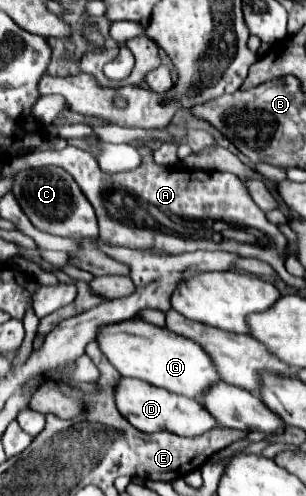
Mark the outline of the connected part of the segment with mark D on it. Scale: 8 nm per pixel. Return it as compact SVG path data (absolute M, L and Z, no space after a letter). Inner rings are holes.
M122 377L114 387L114 397L116 397L116 407L124 415L124 419L128 419L134 427L138 427L140 431L146 431L146 433L172 431L176 435L194 437L194 435L206 433L208 429L218 425L214 421L214 417L202 407L200 401L182 397L182 395L174 395L166 389L154 387L150 383L142 383L138 379Z

